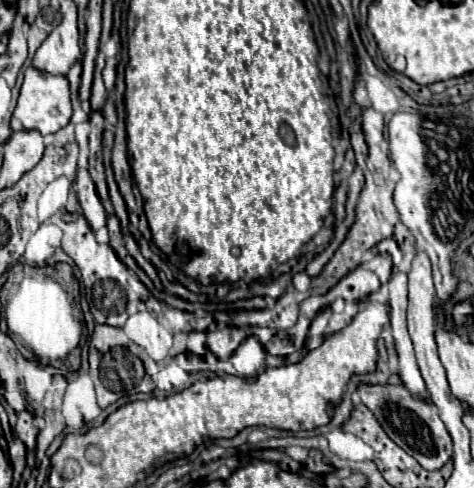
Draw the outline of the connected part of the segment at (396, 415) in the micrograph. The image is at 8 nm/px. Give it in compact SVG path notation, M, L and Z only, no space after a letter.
M360 386L358 394L362 402L372 410L372 414L382 424L384 432L410 456L414 456L426 470L438 470L452 458L452 442L448 430L438 418L438 410L426 402L414 402L404 386Z

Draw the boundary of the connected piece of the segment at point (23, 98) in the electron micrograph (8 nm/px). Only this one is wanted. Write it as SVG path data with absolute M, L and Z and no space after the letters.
M34 66L26 68L24 82L22 82L22 88L20 88L20 96L18 96L18 104L16 104L14 116L24 124L26 130L40 130L42 136L54 134L60 128L64 128L70 122L70 116L72 116L68 78L62 76L62 74L54 76L54 74L36 70Z

